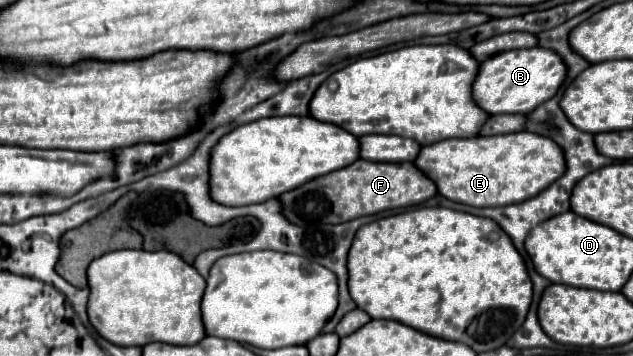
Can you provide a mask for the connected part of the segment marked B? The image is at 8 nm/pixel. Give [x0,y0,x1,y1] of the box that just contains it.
[471,47,565,115]

